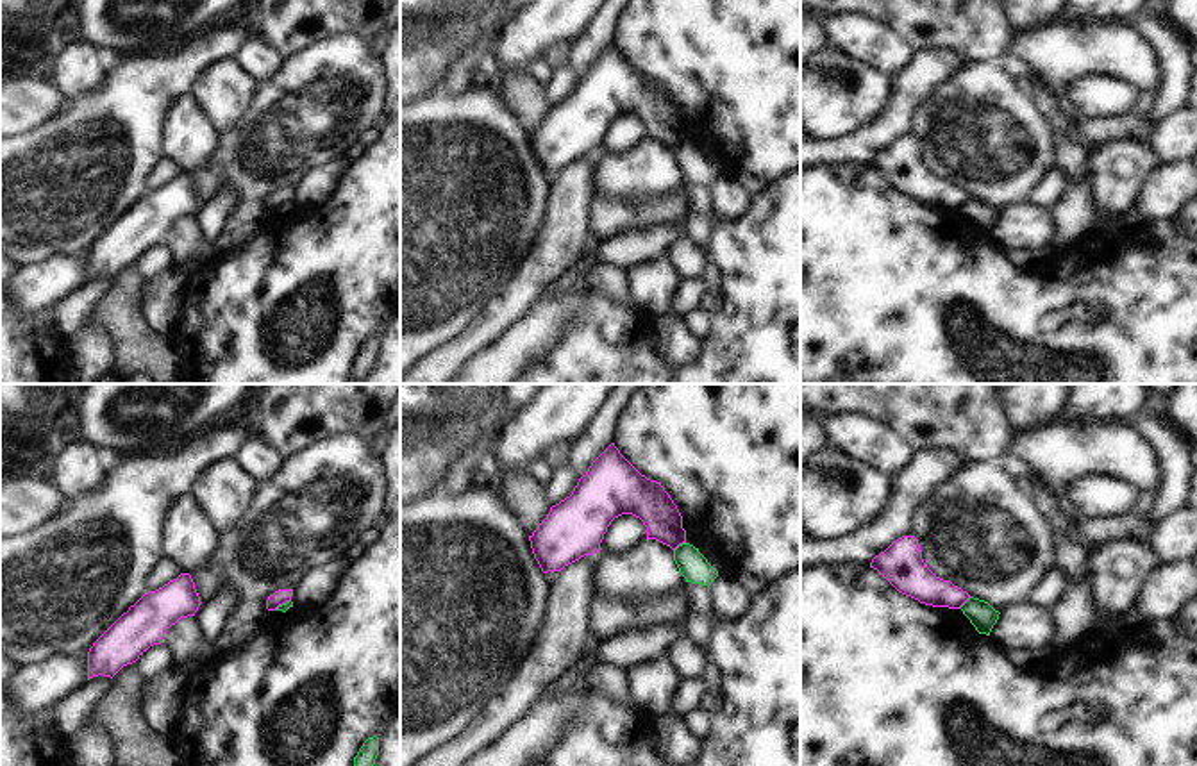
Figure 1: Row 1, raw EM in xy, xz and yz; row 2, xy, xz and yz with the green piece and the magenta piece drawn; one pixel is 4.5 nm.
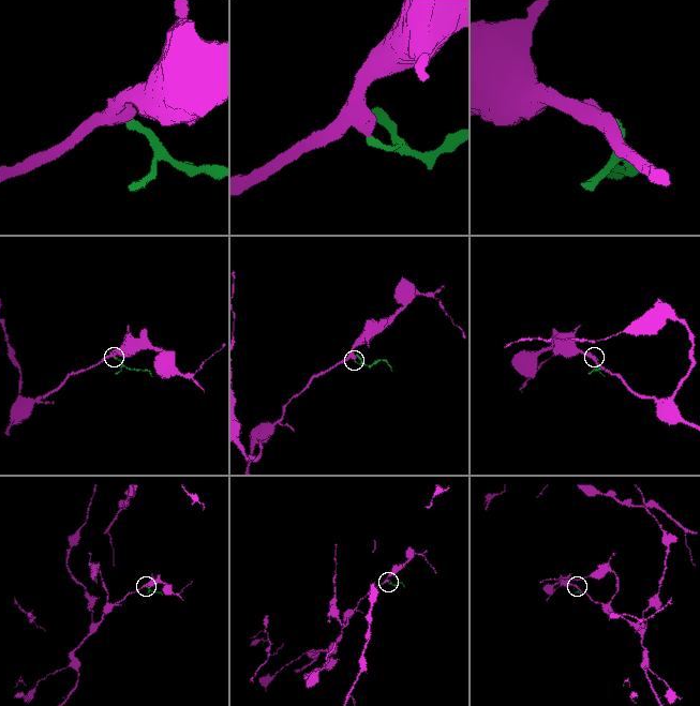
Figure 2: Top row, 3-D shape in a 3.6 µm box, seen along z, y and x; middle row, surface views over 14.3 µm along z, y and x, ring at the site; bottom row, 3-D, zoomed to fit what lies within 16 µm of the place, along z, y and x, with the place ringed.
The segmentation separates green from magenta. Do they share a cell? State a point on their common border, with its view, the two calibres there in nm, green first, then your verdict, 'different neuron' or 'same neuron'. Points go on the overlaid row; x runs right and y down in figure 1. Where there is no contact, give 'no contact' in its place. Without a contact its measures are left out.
xz (679, 545) | 140/180 nm | different neuron

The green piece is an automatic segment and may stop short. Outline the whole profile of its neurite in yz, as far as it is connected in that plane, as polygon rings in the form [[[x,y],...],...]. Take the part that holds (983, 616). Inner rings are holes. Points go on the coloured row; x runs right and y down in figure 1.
[[[970,596],[959,609],[975,627],[975,630],[986,636],[990,636],[1000,614],[988,602],[974,598],[974,596]]]

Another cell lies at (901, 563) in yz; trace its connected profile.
[[[902,536],[884,552],[875,555],[870,568],[877,570],[899,593],[933,607],[959,609],[970,595],[950,580],[936,577],[922,559],[920,545],[915,536]]]

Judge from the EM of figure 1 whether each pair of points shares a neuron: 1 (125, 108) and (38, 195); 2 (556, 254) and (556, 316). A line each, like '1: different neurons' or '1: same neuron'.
1: same neuron
2: different neurons

